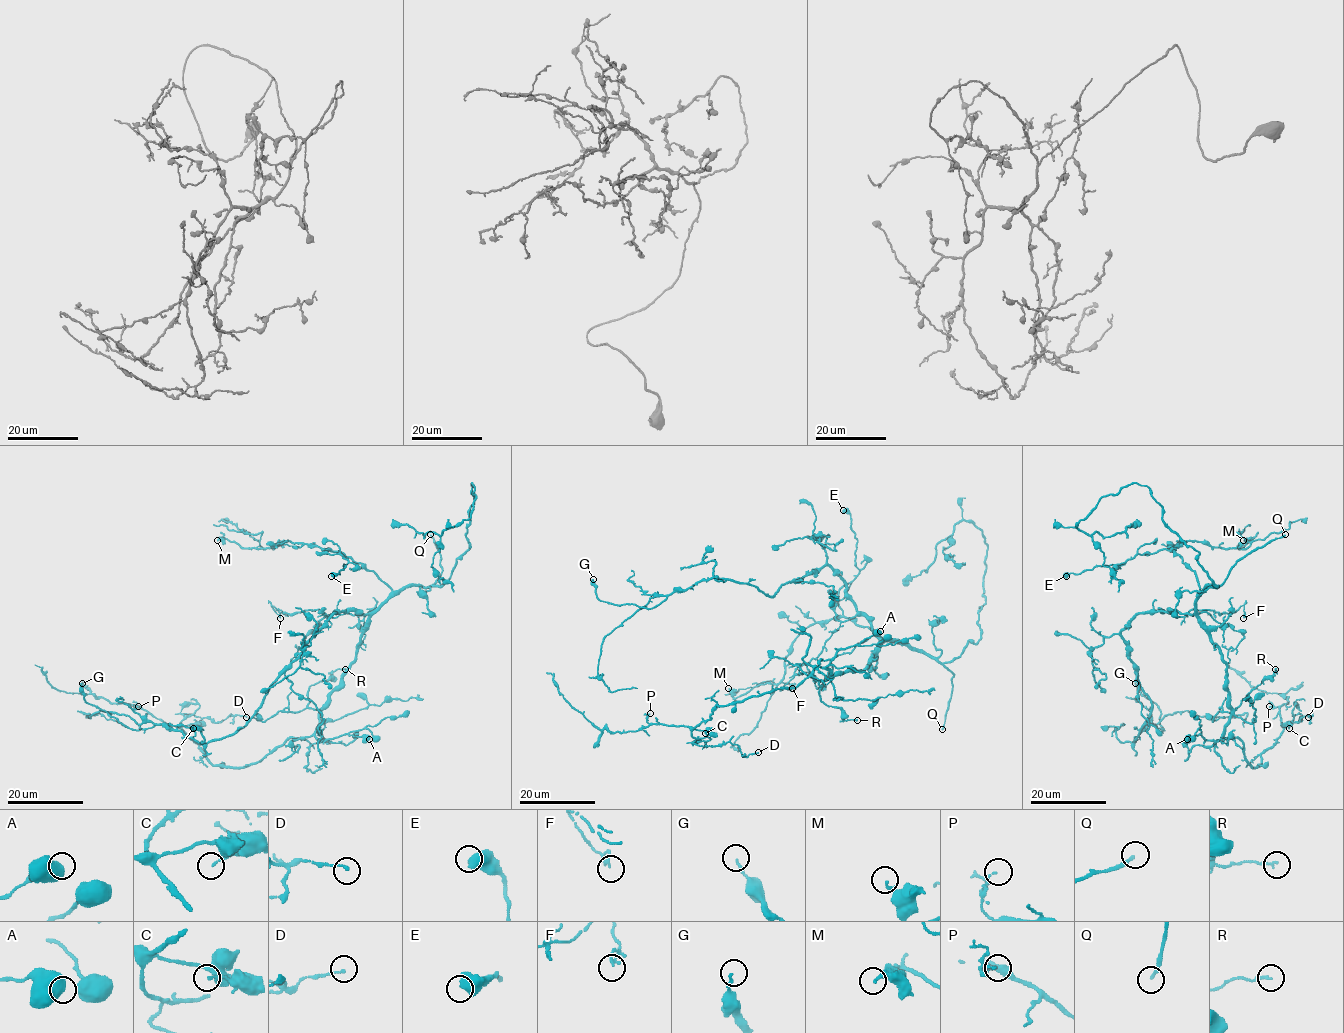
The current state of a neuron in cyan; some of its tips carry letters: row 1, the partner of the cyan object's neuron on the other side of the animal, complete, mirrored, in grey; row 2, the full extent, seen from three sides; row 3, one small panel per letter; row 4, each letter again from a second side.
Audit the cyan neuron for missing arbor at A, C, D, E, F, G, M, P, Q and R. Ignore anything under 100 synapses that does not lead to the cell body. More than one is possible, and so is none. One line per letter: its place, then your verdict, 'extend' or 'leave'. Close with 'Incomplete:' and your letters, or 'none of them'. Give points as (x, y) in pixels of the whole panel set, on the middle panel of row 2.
A: at (880, 631); leave
C: at (705, 733); leave
D: at (758, 752); leave
E: at (843, 510); leave
F: at (792, 688); leave
G: at (593, 579); leave
M: at (728, 688); leave
P: at (650, 713); leave
Q: at (942, 729); extend
R: at (857, 720); leave
Incomplete: Q

